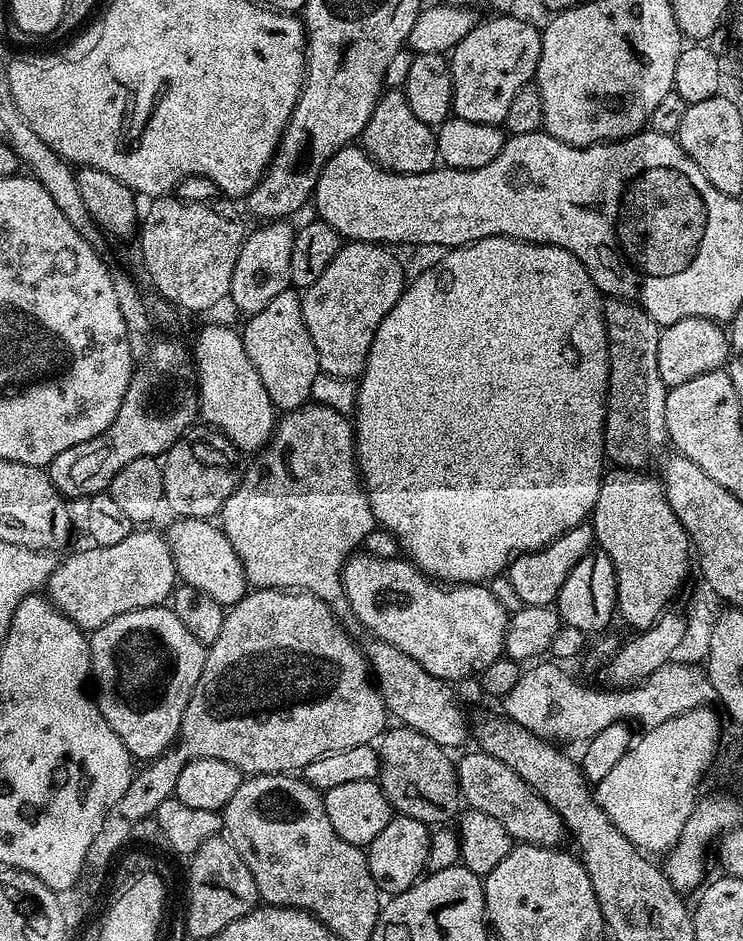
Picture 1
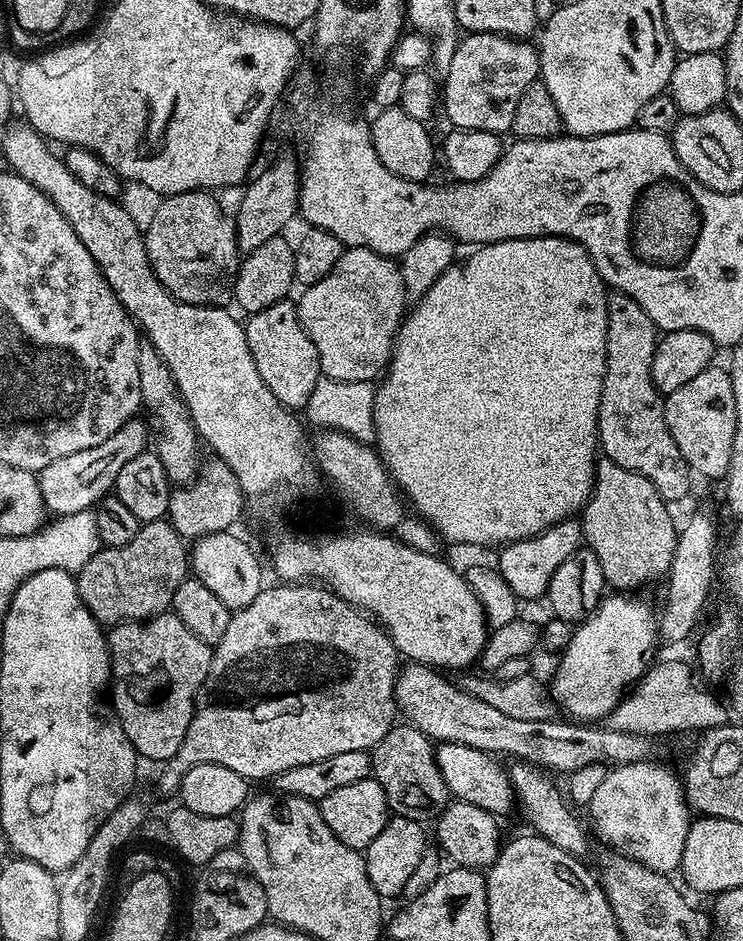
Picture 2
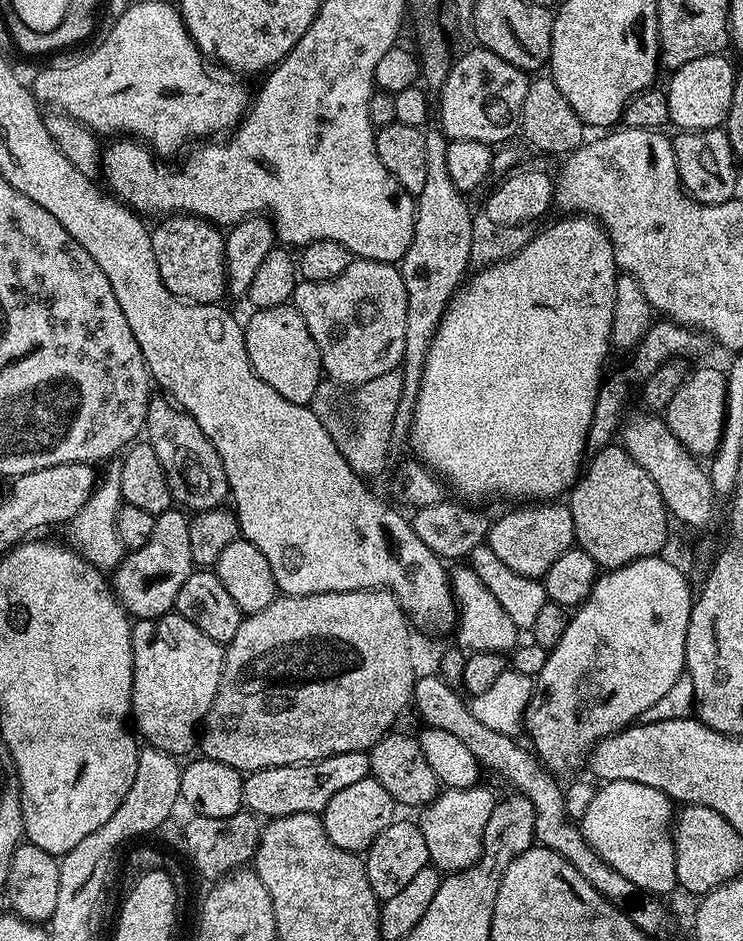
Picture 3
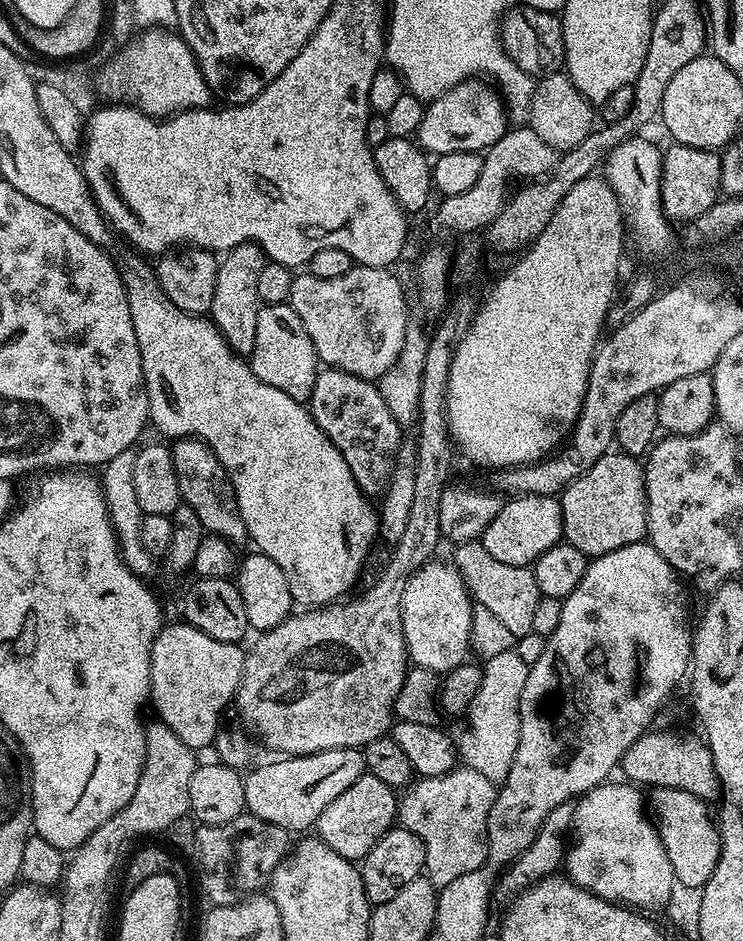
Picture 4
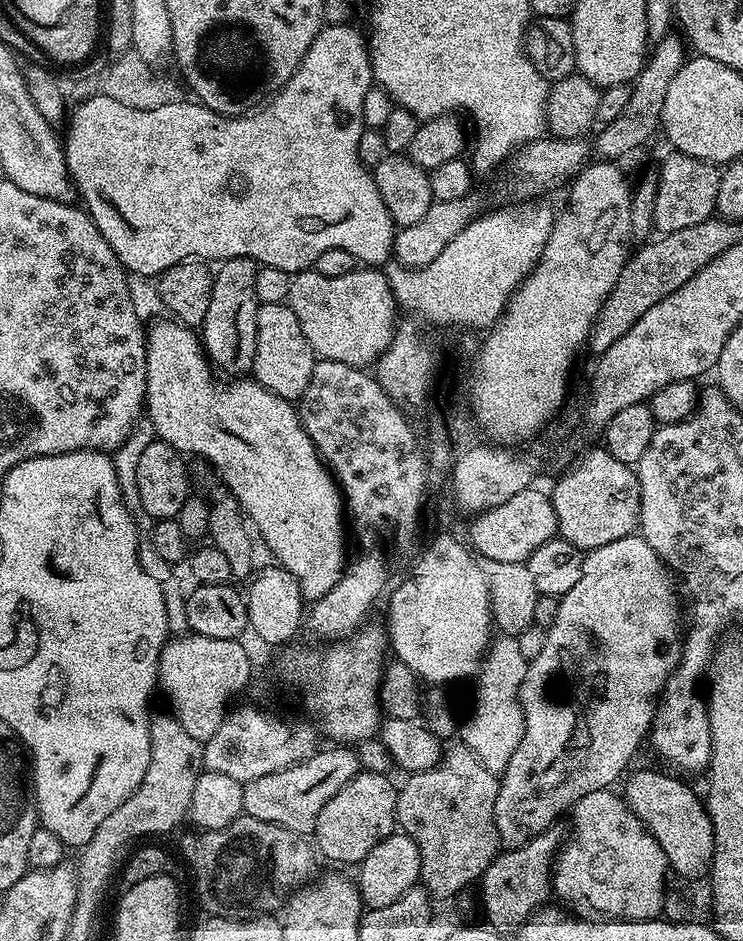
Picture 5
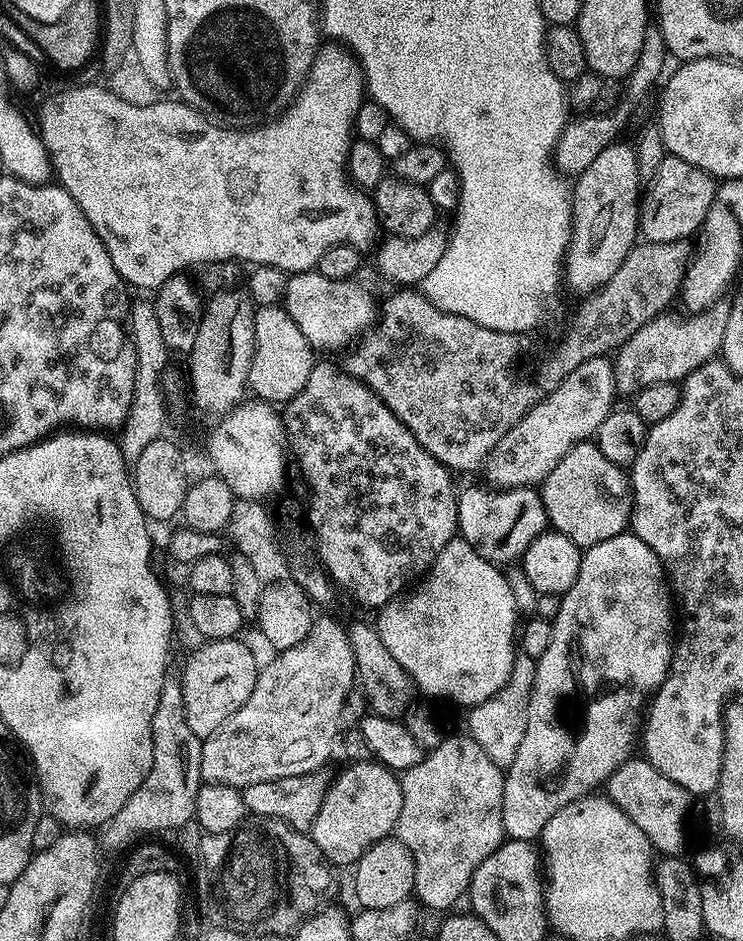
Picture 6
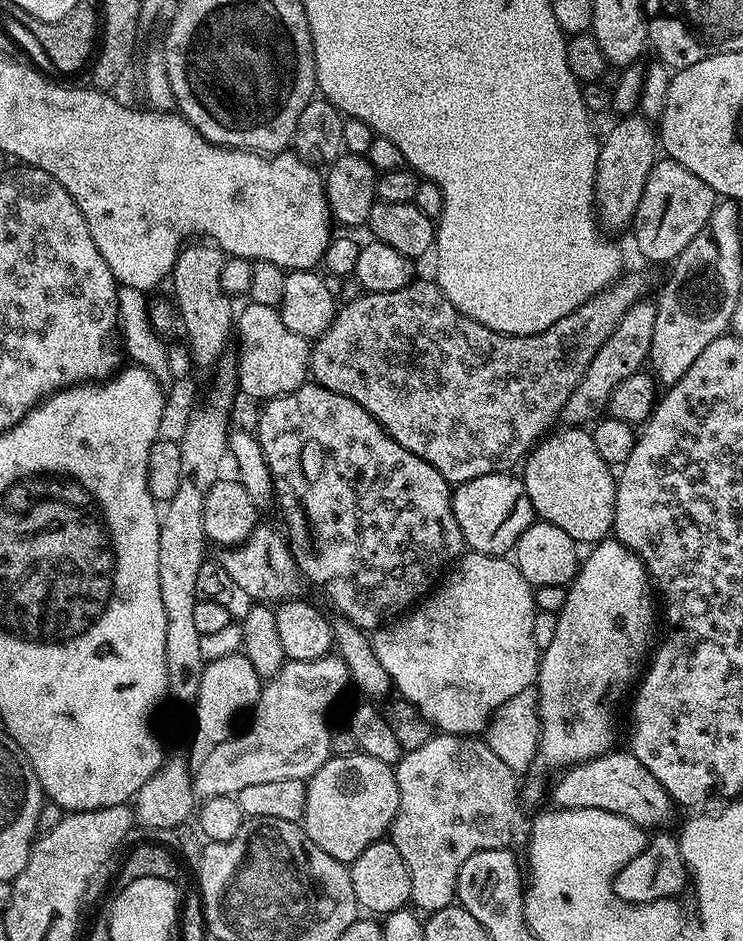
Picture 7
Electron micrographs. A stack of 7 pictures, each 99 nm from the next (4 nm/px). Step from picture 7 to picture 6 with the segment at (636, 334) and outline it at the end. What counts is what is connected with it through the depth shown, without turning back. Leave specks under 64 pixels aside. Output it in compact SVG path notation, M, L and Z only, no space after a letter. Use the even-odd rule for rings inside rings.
M607 355L582 362L578 370L562 378L554 391L541 396L538 403L498 442L498 446L494 446L486 461L486 473L493 480L491 483L497 489L539 485L573 446L595 437L598 426L606 422L617 403L616 396L615 363Z

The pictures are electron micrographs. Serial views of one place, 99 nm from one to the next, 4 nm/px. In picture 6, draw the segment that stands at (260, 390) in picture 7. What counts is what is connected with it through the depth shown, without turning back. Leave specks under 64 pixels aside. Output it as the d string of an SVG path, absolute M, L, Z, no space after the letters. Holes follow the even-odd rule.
M261 304L254 312L254 358L250 362L248 388L257 401L267 402L273 406L283 406L296 397L306 386L310 378L310 370L318 363L317 353L306 342L302 330L298 330L294 318L280 304Z

